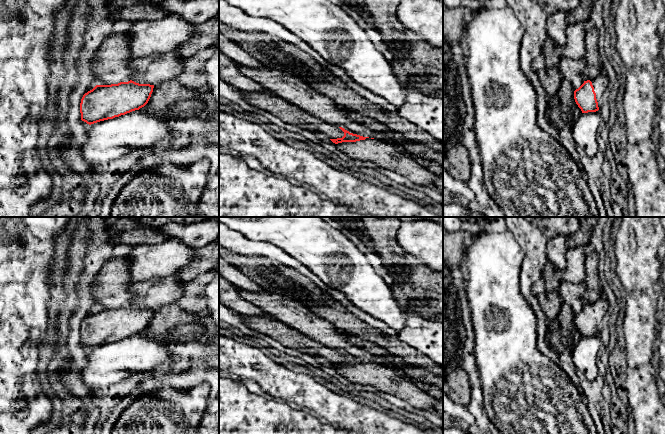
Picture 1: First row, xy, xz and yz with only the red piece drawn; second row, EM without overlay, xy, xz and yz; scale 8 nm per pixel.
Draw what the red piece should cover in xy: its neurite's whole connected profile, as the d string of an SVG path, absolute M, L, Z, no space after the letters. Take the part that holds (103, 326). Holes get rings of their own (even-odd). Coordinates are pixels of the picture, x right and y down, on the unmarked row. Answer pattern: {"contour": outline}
{"contour": "M132 304L96 309L81 323L81 344L91 349L139 334L148 327L153 312L154 309L139 308Z"}

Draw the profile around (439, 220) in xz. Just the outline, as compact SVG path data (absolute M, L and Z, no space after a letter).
M397 217L401 222L408 222L412 220L428 220L439 223L443 226L443 217Z

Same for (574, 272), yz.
M582 246L568 248L566 266L563 269L562 280L573 284L582 283L586 277L586 254Z

